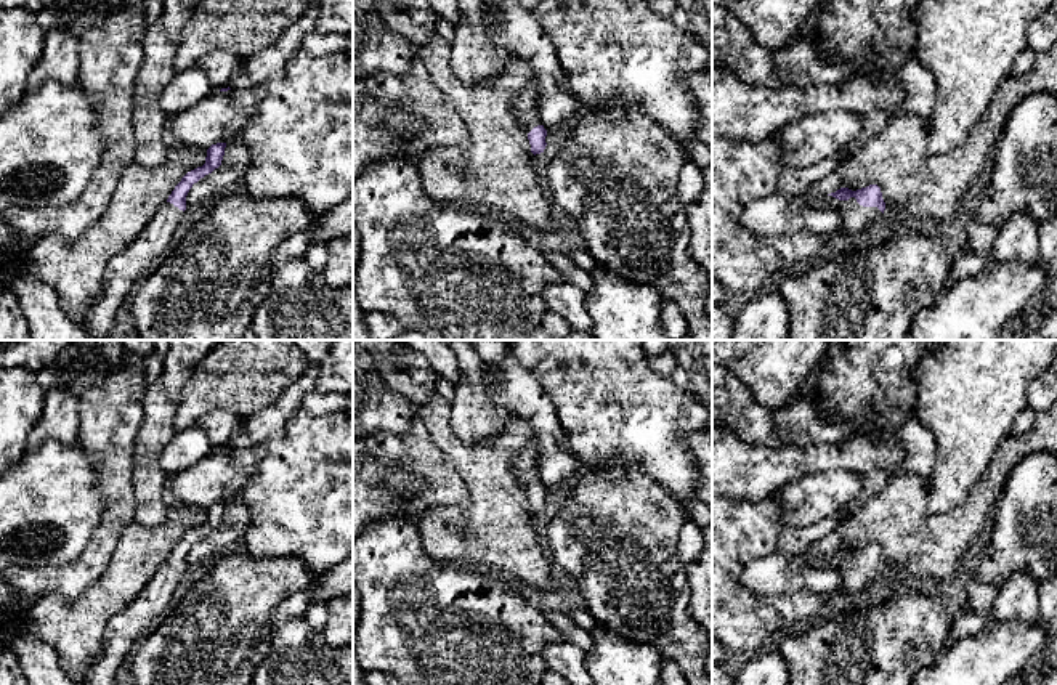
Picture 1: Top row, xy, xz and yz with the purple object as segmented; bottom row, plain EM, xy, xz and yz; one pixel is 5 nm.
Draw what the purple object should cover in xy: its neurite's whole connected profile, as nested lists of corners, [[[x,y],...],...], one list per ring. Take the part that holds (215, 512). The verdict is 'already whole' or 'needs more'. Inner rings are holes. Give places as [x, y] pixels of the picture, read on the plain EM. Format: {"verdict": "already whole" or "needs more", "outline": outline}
{"verdict": "needs more", "outline": [[[226,502],[207,509],[205,523],[188,531],[175,545],[167,561],[154,573],[140,595],[112,616],[103,637],[103,651],[87,672],[83,685],[114,685],[124,659],[138,643],[138,637],[162,616],[186,569],[186,555],[194,542],[221,525]]]}

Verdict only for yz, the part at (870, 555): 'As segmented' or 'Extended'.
Extended

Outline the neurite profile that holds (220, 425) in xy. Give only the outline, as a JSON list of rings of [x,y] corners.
[[[218,409],[204,415],[196,425],[209,436],[215,451],[228,448],[244,420],[236,414]]]

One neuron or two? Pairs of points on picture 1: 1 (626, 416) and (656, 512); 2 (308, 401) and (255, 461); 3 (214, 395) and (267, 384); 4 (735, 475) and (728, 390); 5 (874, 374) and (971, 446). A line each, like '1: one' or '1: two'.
1: two
2: two
3: one
4: two
5: two

